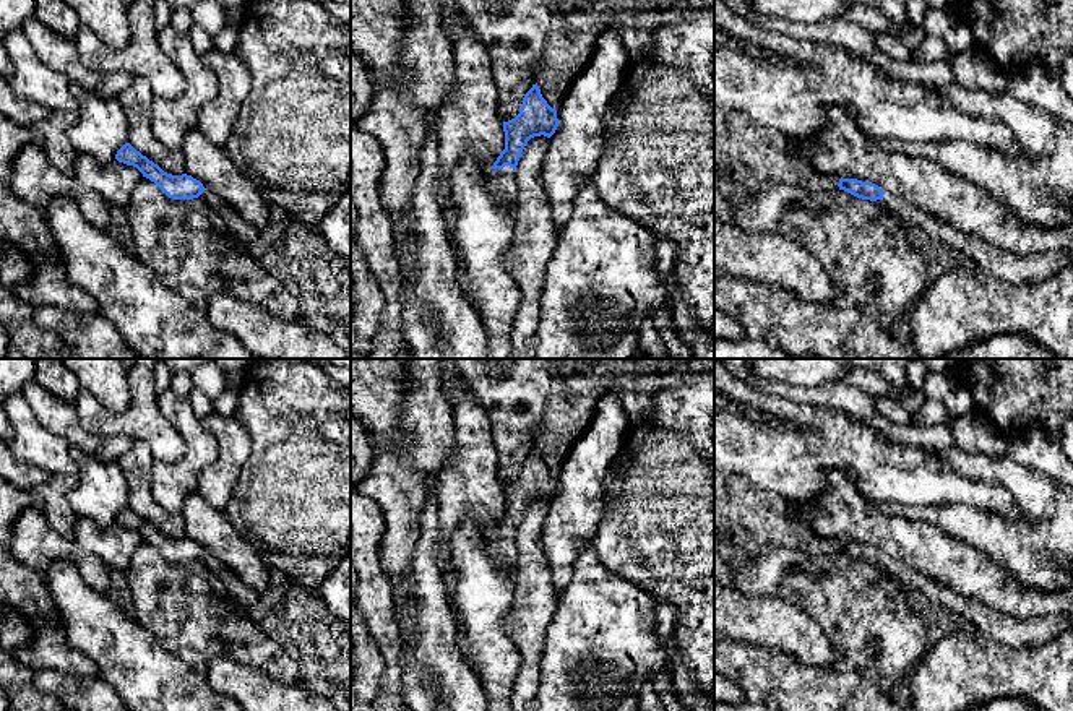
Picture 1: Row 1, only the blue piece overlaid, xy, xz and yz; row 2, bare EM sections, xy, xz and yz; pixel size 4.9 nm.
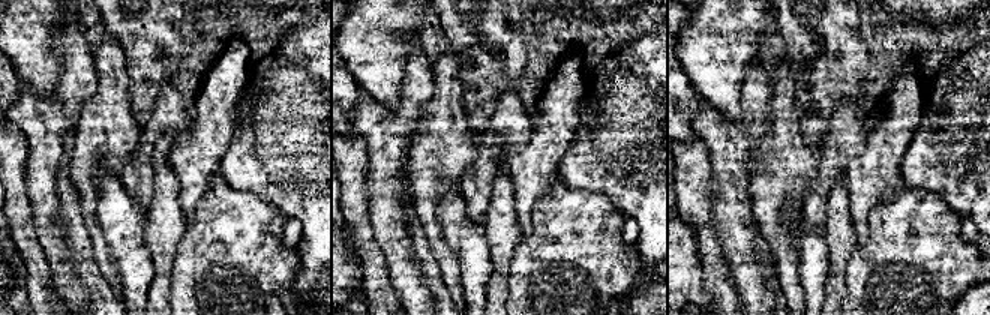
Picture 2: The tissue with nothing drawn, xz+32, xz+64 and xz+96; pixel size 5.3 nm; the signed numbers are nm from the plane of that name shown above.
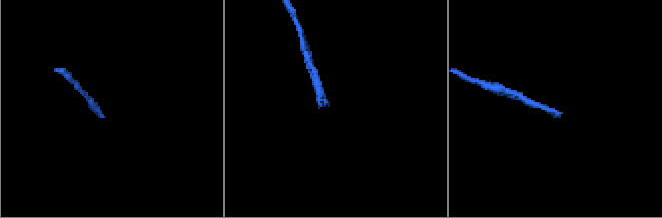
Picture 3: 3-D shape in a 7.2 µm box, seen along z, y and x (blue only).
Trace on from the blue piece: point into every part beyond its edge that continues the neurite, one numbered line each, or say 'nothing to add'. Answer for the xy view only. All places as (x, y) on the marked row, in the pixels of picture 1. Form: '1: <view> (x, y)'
nothing to add

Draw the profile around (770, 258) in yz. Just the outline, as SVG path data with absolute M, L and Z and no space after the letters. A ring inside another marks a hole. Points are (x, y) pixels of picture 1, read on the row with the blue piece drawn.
M714 216L714 274L742 276L778 286L812 304L846 300L825 268L799 243L771 231L743 231L717 216Z

